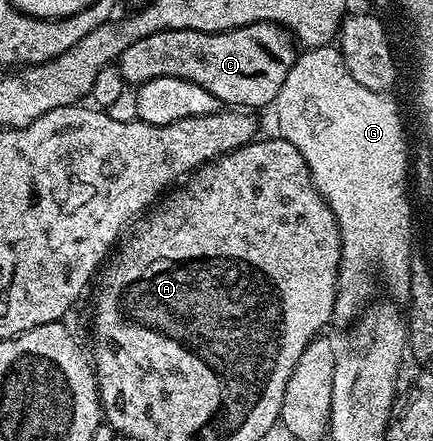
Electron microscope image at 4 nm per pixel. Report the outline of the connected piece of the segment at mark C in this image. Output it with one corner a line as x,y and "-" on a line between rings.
254,22
216,34
196,30
153,32
153,36
137,40
137,44
129,44
118,58
117,67
123,81
135,88
142,82
173,76
201,84
201,88
213,92
224,107
255,108
251,106
270,107
274,103
296,57
297,43
286,26

